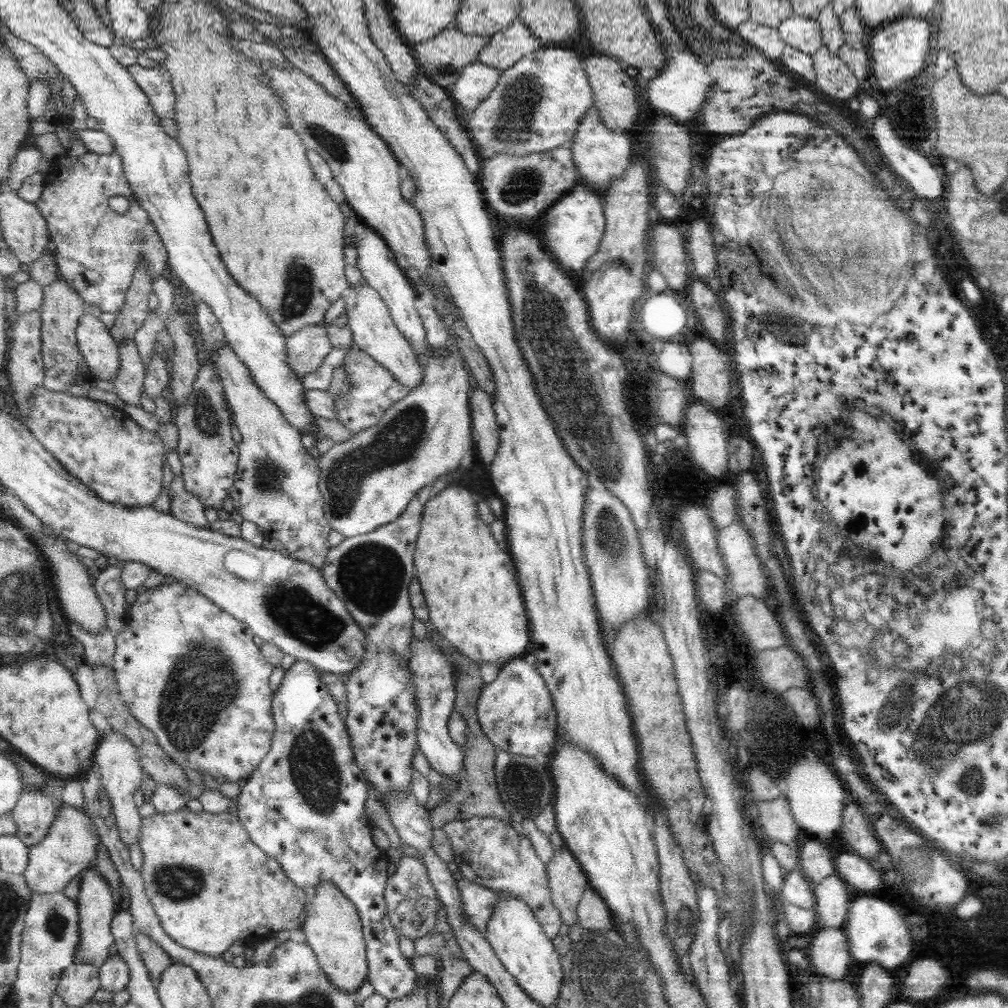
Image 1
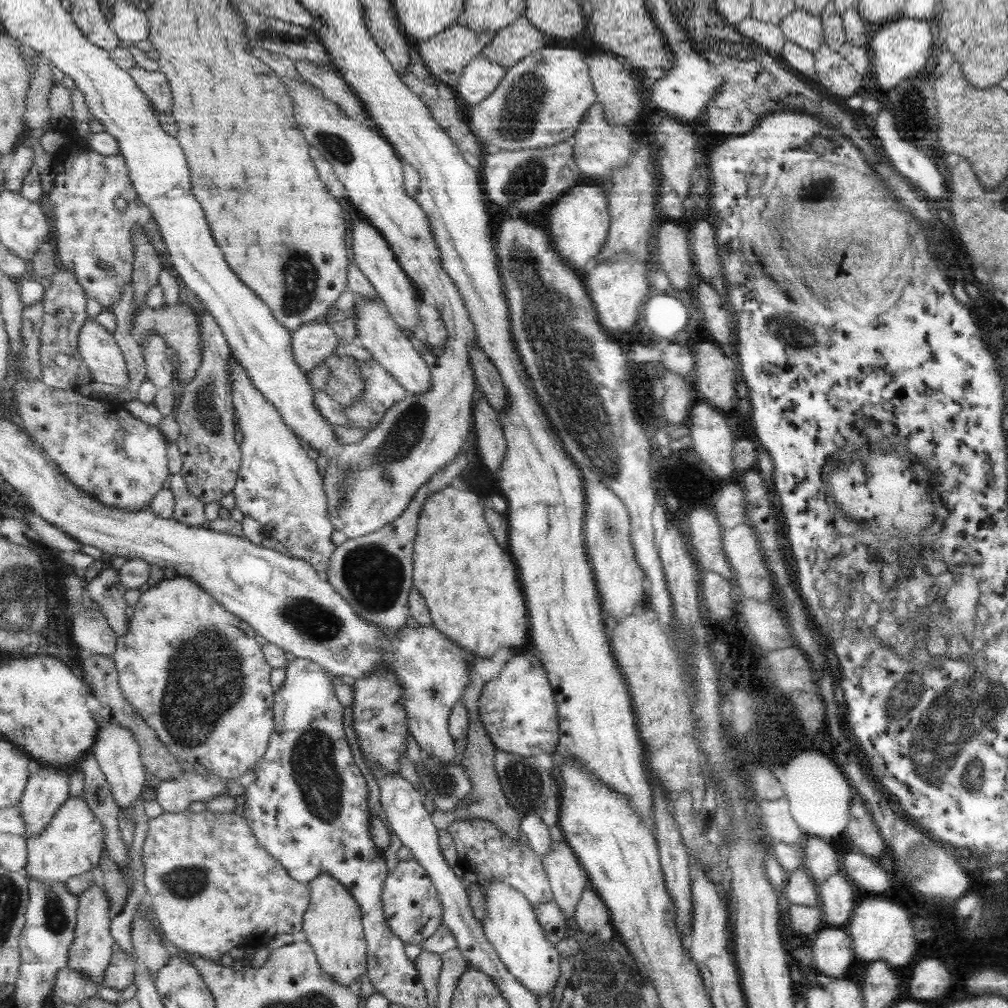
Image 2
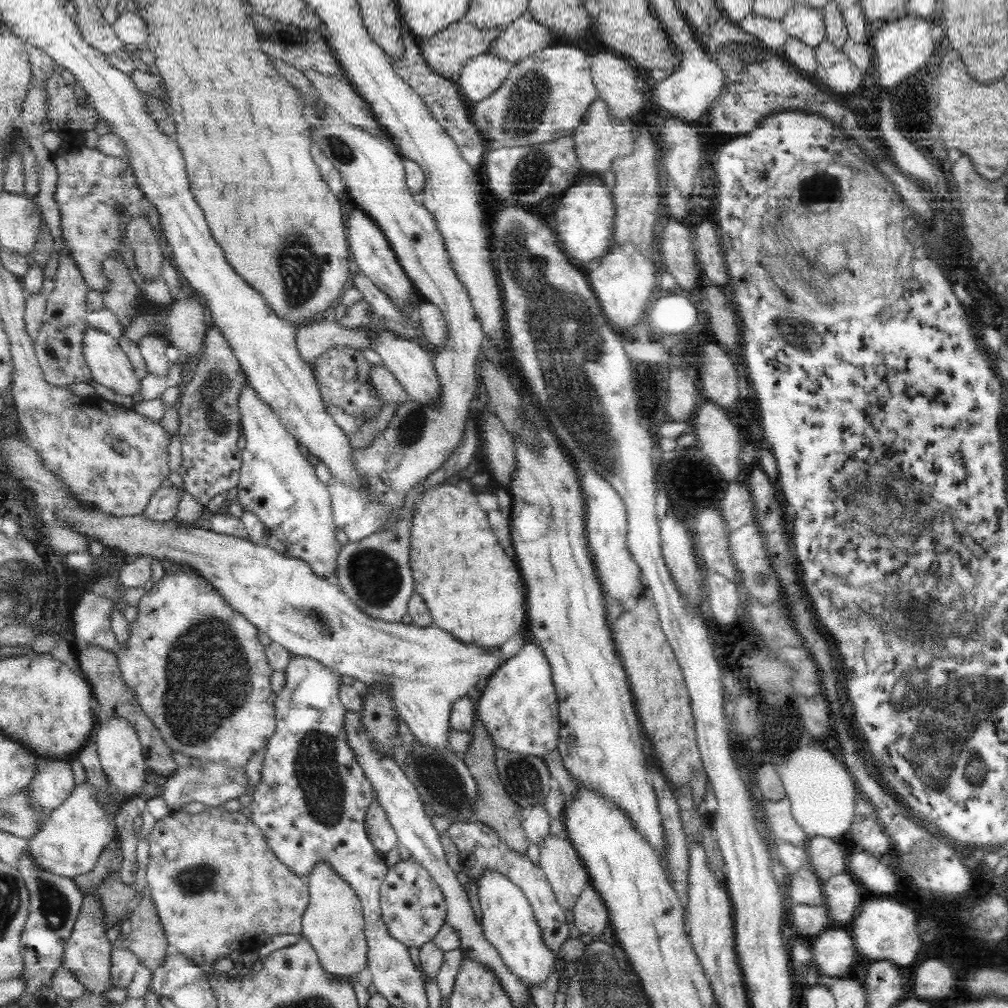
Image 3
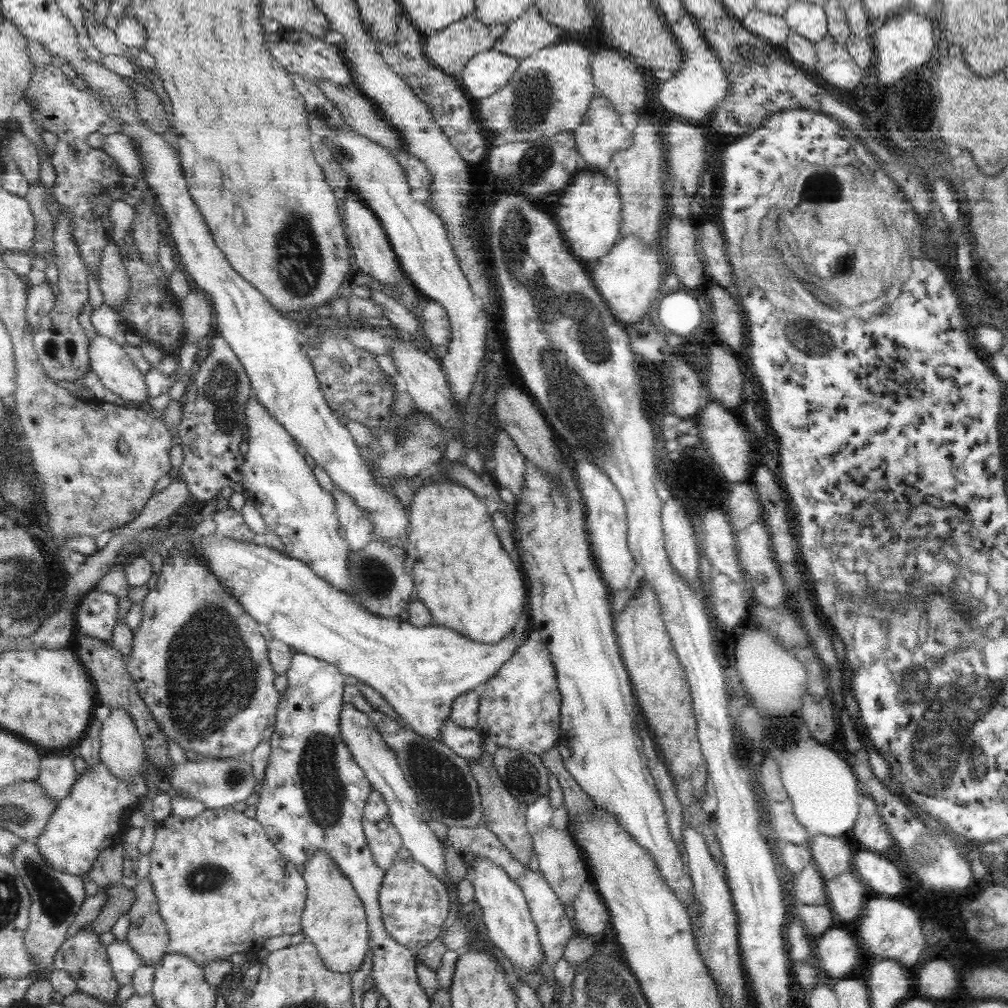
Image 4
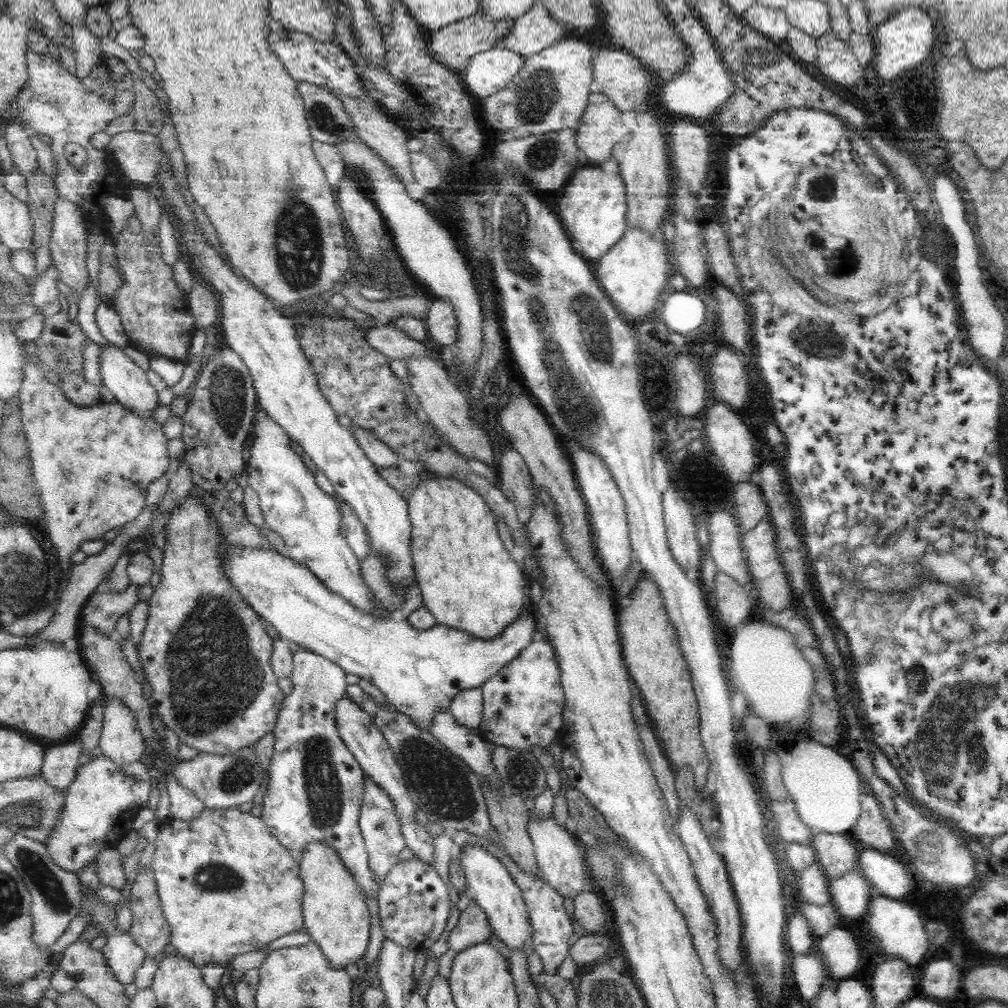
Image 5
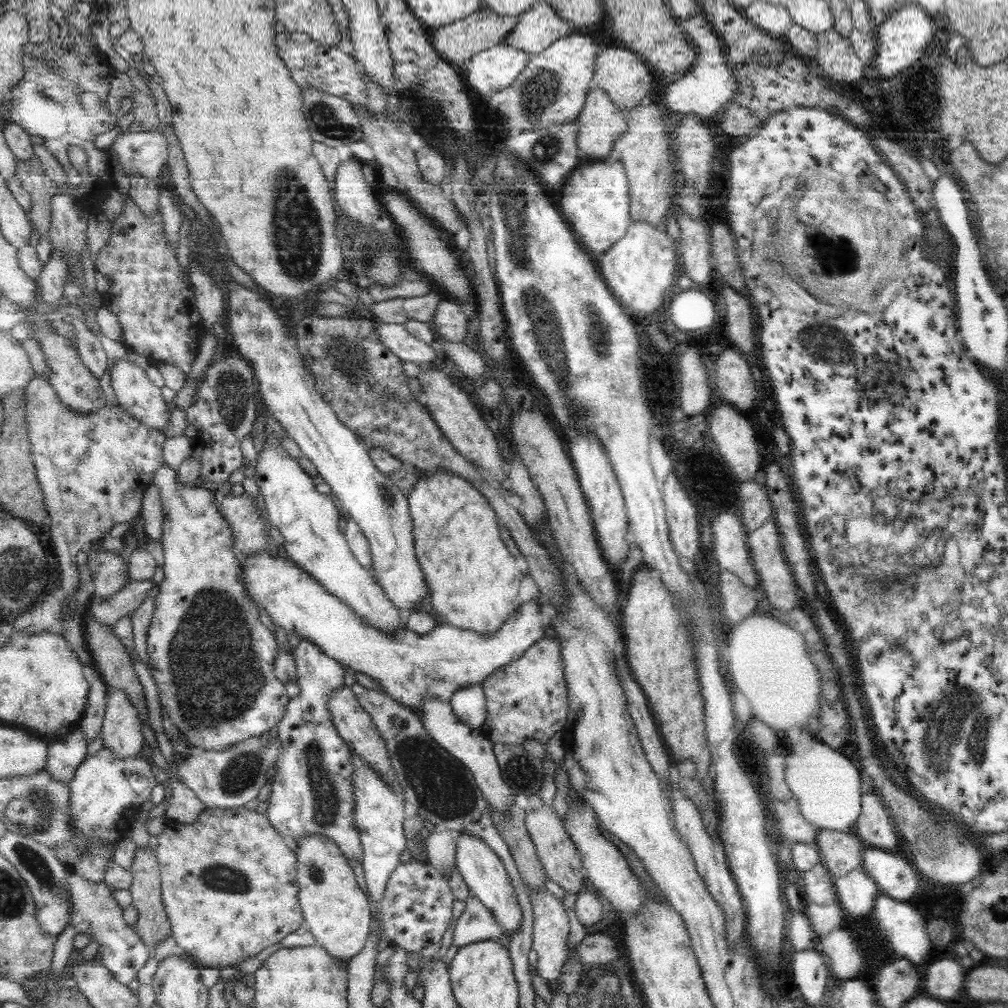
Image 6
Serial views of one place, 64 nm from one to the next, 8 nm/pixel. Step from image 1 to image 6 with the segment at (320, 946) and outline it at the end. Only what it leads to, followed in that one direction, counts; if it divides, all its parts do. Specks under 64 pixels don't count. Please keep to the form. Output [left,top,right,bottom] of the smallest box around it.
[298,835,372,962]

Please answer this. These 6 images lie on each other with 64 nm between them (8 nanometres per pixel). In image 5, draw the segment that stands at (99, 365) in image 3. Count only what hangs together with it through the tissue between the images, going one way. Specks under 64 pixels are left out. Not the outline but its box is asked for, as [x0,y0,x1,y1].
[99,341,160,418]

